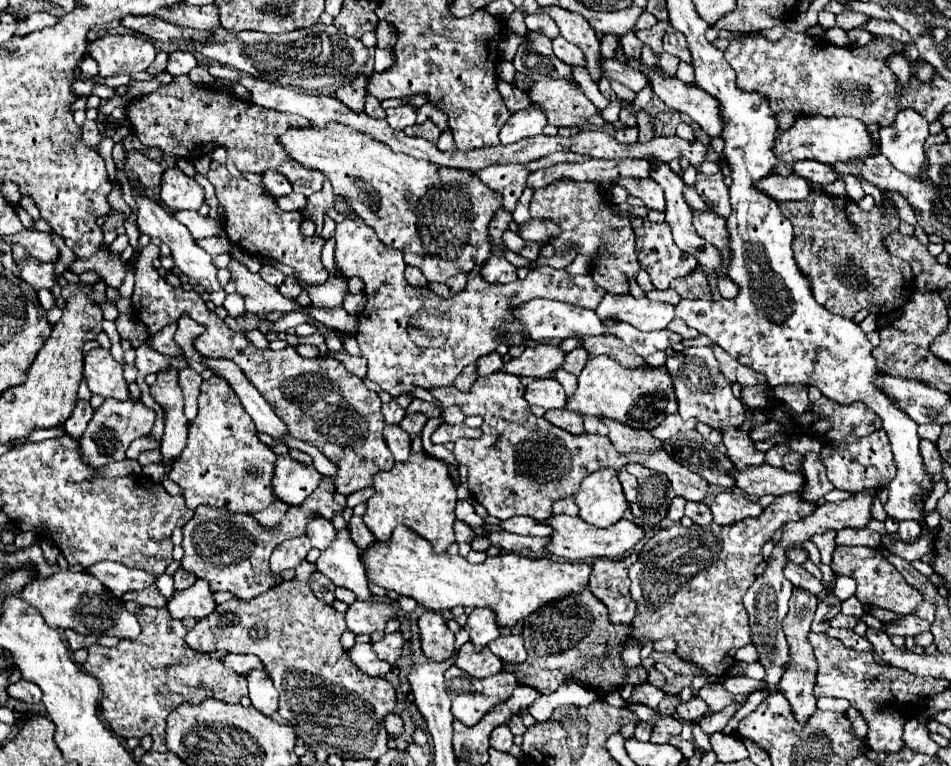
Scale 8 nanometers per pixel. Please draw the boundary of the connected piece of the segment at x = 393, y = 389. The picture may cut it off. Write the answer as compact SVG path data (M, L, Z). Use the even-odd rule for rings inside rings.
M343 220L337 224L335 230L335 264L347 278L361 278L365 282L365 296L367 306L357 316L357 344L361 358L367 362L367 378L381 386L381 390L389 392L393 398L401 394L411 394L411 386L415 388L441 388L451 386L457 374L467 366L475 364L477 358L491 354L499 344L507 342L509 346L523 346L523 342L529 338L529 332L523 328L523 324L513 316L513 310L521 304L529 302L531 298L549 298L549 300L561 300L569 304L577 304L581 308L595 310L601 302L601 296L605 296L605 290L595 284L595 280L587 276L569 276L565 270L555 270L549 266L535 268L527 274L523 280L515 280L513 284L489 284L485 282L479 272L469 272L469 280L463 292L459 292L453 298L439 298L429 288L415 288L407 284L403 276L403 252L389 248L383 244L373 228L367 224L359 224L355 220Z

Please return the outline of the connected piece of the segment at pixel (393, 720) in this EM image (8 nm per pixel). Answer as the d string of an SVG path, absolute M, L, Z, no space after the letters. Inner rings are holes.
M389 714L385 717L384 723L386 730L390 735L399 736L402 734L404 723L399 716Z

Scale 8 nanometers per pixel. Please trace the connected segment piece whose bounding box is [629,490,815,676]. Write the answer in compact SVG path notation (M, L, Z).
M799 490L777 496L757 518L745 518L729 526L719 526L713 522L707 526L693 524L689 528L683 528L681 524L675 524L647 538L639 552L639 560L629 568L631 596L639 604L637 616L633 620L633 636L629 642L661 640L663 636L669 636L677 642L677 656L681 660L699 666L709 676L723 674L735 662L735 652L751 642L749 616L743 608L743 596L757 578L755 566L763 560L761 546L771 540L775 530L779 530L783 524L807 518L815 510L815 506L805 502L801 494L803 492Z

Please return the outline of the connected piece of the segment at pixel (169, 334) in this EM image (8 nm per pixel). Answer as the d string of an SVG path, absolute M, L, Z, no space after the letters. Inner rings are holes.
M169 324L169 328L165 328L161 334L149 338L151 348L155 348L157 352L161 352L161 354L165 354L165 356L169 356L169 358L179 358L179 356L183 356L183 350L177 348L177 344L173 342L175 330L177 330L177 324Z

